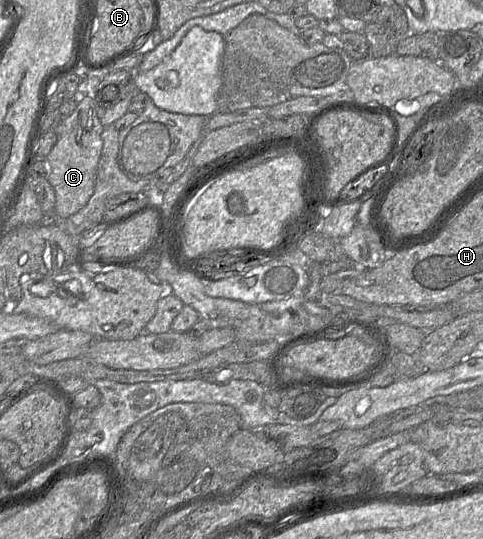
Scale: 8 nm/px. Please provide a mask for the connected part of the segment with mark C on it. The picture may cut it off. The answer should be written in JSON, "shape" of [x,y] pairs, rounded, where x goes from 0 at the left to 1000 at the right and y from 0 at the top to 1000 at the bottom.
{"shape":[[[176,178],[153,208],[133,217],[112,241],[118,263],[95,297],[101,310],[99,336],[114,354],[114,390],[126,408],[137,408],[176,384],[195,358],[203,302],[213,276],[213,237],[201,213],[199,186],[193,178]]]}

